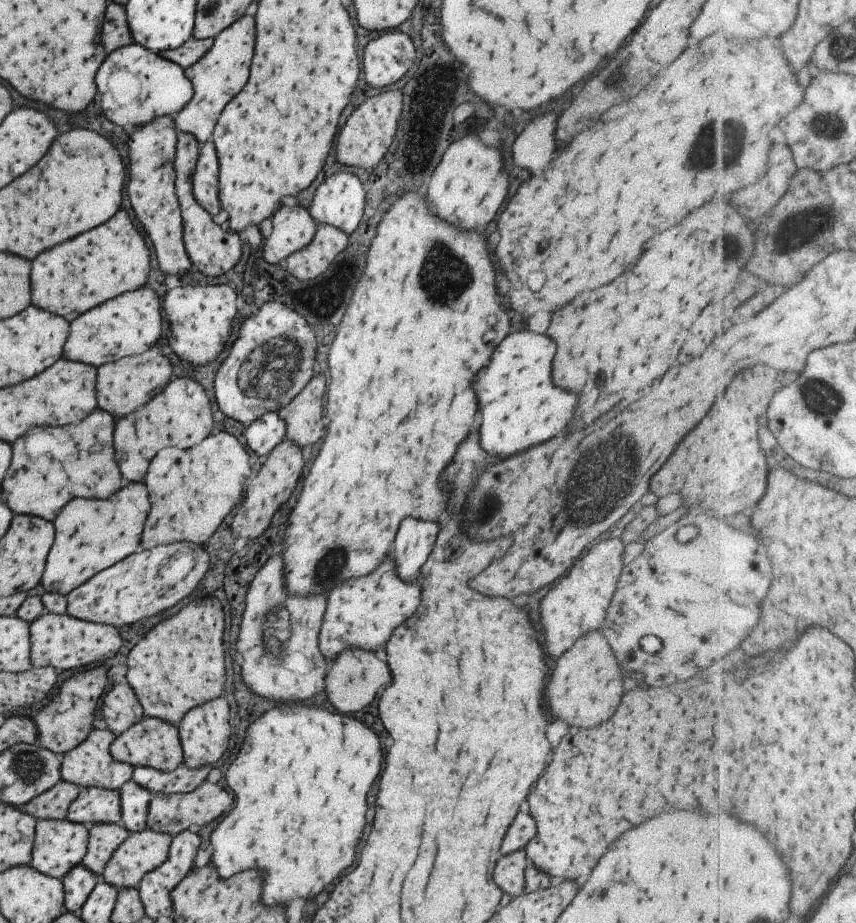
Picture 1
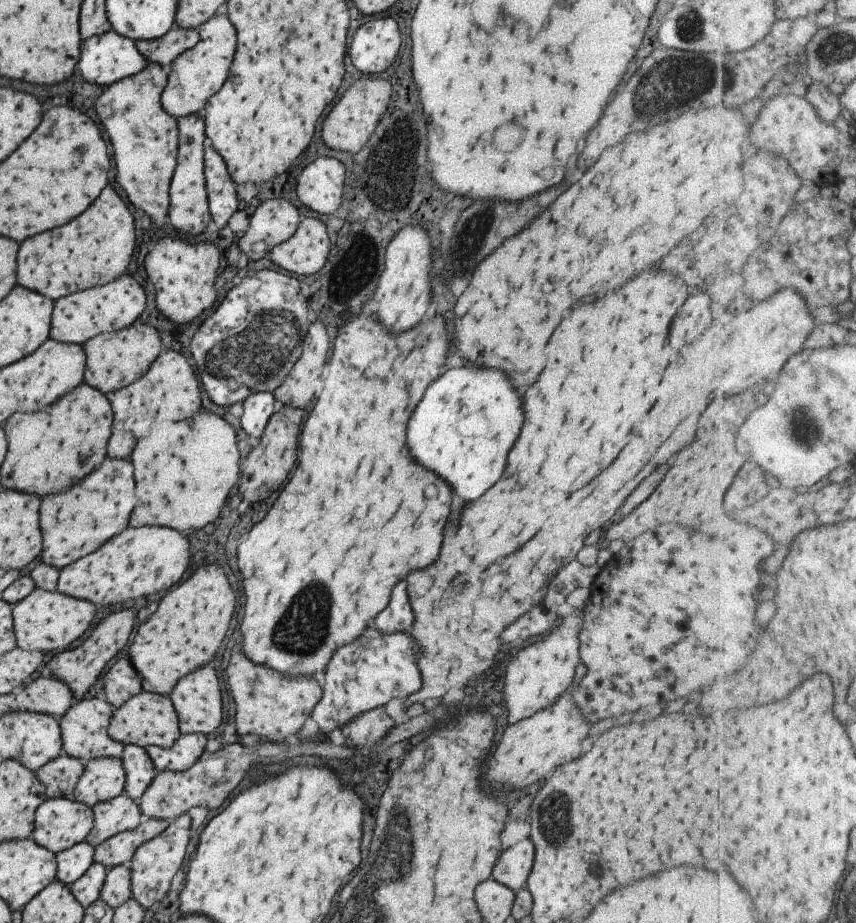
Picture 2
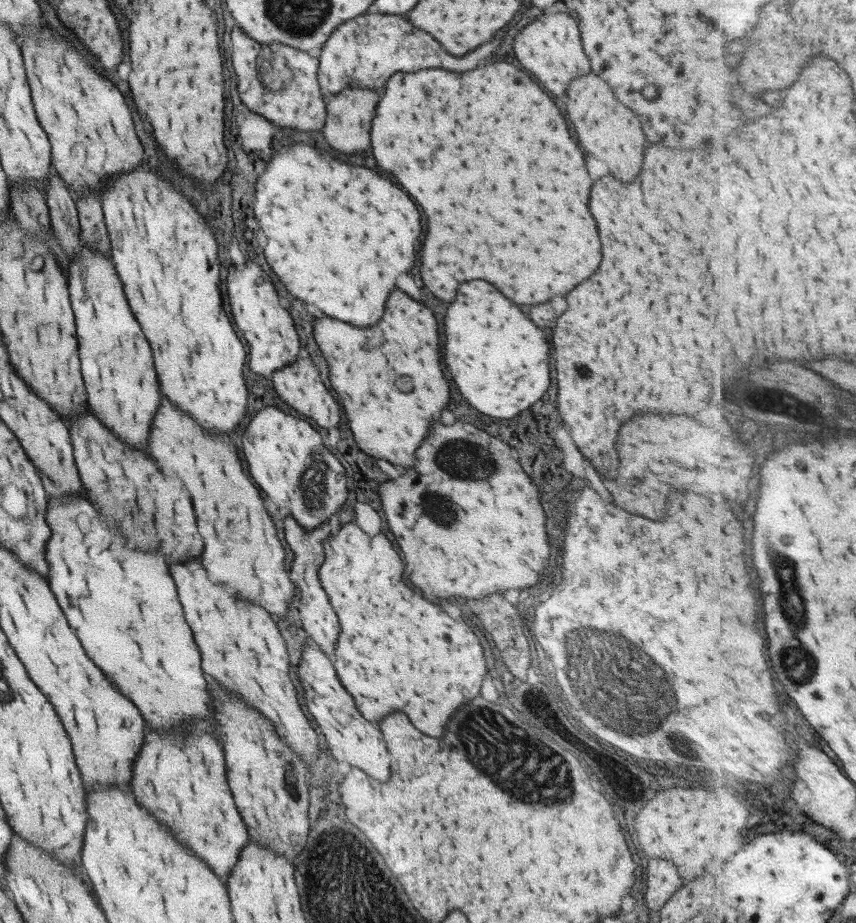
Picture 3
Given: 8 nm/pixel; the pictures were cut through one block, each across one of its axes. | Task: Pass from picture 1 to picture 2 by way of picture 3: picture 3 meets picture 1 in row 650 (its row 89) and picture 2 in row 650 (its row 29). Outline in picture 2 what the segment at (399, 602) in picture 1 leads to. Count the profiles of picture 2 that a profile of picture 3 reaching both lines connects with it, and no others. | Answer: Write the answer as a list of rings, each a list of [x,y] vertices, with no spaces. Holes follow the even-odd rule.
[[[369,625],[357,640],[337,648],[320,677],[321,698],[310,712],[318,726],[316,738],[319,734],[320,739],[336,737],[339,728],[355,716],[384,706],[391,698],[405,698],[419,690],[421,678],[415,668],[415,656],[417,646],[407,632],[381,636]]]

